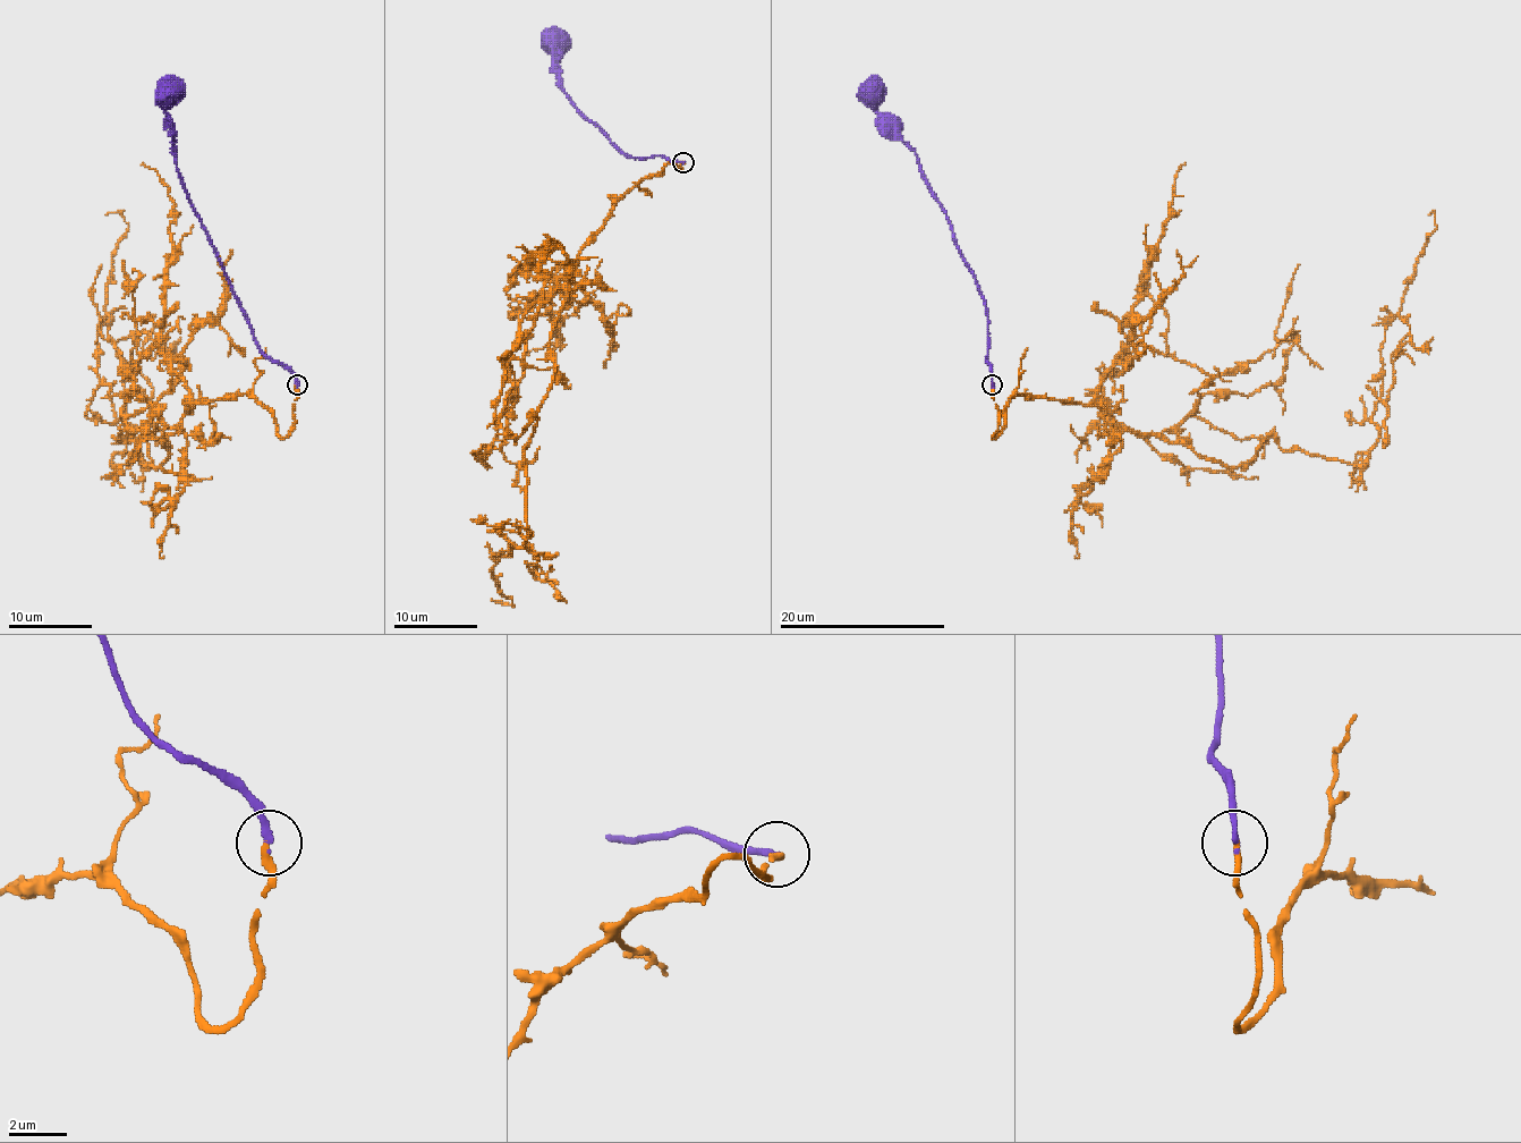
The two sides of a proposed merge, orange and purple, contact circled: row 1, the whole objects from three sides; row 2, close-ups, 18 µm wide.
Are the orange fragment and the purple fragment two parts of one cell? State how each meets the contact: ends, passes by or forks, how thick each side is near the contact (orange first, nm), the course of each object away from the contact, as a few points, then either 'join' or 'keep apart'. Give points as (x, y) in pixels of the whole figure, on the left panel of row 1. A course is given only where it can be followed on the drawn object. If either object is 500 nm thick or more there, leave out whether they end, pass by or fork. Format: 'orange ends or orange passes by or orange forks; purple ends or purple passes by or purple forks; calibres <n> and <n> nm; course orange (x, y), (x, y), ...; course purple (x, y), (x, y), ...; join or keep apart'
orange ends; purple ends; calibres 200 and 220 nm; course orange (297, 386), (282, 437), (245, 394), (193, 404), (158, 466), (143, 435), (143, 464), (105, 214); course purple (297, 386), (288, 371), (260, 348), (176, 169), (173, 129), (166, 110), (173, 94), (170, 90); join

